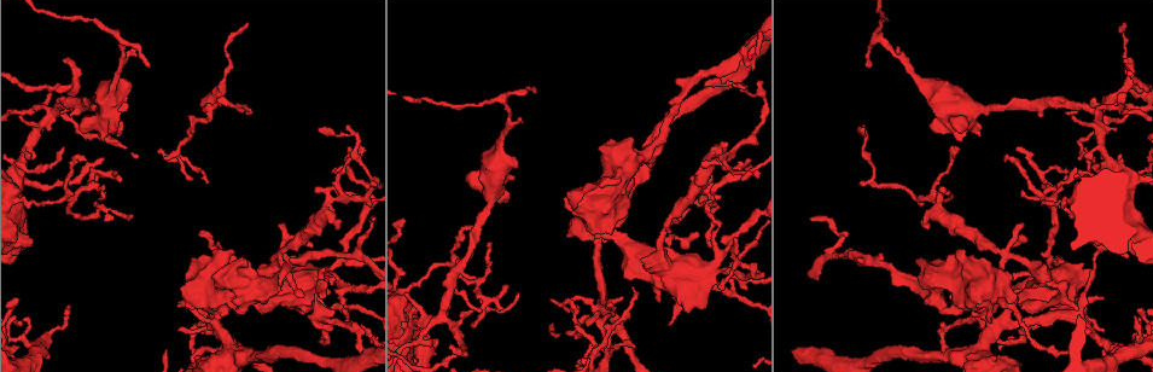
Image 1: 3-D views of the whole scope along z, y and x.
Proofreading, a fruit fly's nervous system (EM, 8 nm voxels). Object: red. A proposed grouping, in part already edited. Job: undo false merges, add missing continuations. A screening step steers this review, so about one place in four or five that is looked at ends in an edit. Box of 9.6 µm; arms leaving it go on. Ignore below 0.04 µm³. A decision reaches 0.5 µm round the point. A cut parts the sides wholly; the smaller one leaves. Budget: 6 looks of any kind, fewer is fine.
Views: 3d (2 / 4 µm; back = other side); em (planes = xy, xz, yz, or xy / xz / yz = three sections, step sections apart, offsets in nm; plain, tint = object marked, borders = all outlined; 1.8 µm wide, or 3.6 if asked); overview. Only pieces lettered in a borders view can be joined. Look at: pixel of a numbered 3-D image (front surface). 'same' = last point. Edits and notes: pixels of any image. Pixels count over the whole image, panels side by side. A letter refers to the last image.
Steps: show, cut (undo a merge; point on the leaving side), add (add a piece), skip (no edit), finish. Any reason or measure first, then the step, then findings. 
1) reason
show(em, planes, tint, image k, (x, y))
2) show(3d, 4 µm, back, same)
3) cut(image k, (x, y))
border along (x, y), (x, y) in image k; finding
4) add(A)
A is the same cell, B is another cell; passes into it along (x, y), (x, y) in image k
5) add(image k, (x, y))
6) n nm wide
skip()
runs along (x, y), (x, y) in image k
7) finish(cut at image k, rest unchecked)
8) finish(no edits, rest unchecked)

three-way junction
show(em, planes, plain, image 1, (220, 325))

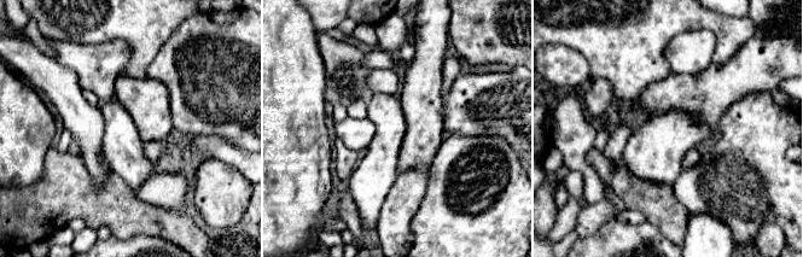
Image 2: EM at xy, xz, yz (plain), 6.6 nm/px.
show(em, planes, borders, same)

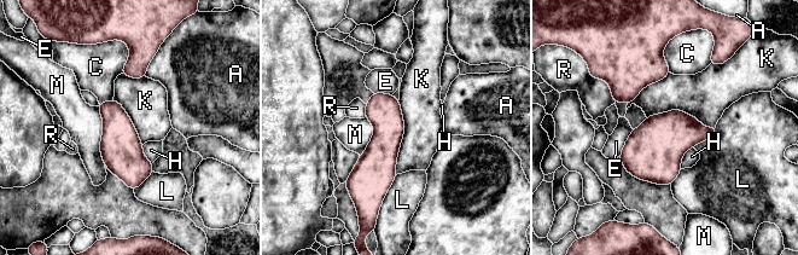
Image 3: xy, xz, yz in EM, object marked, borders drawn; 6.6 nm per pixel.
220 nm wide
skip()
A, C, E, H, K, L, M and R are other cells; border along (400, 99), (403, 137), (396, 174) in image 3; one neuron here

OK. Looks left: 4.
show(em, xz, step 8, tint, image 1, (320, 288))

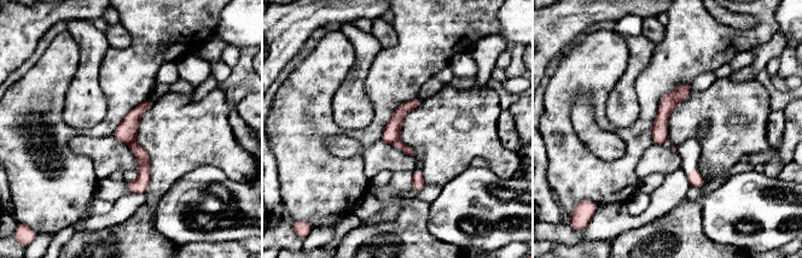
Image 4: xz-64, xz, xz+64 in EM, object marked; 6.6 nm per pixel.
cut it another way
show(em, planes, borders, same)

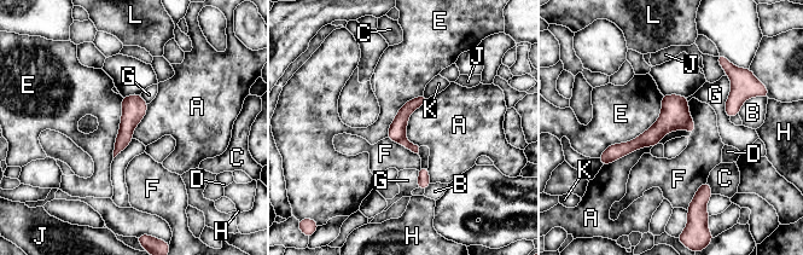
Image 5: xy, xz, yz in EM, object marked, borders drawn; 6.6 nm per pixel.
cut(image 5, (674, 116))
A, B, C, D, E, F, G, H, J, K and L are other cells; border along (690, 117), (687, 128) in image 5; a second neuron is stuck on

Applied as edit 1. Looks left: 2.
redraw
show(overview)

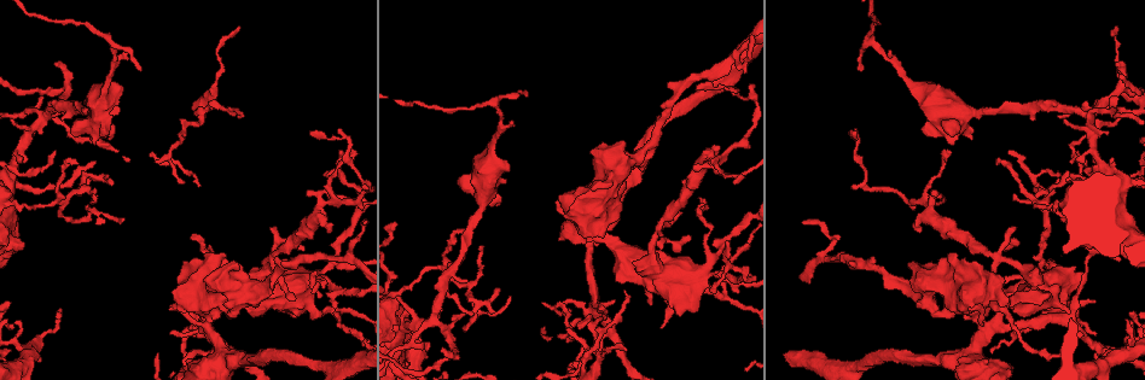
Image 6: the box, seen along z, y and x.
thin end
show(em, xy, step 8, borders, image 6, (354, 150))

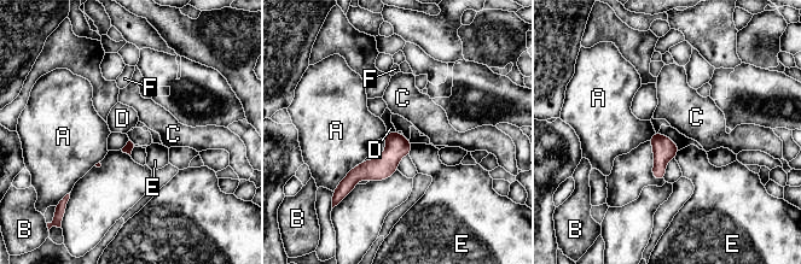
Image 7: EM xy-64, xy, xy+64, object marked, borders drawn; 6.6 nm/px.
skip()
A, B, C, D, E and F are other cells; runs along (408, 145), (377, 170), (344, 182) in image 7; none of them fits

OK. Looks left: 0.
finish(cut at image 5, rest unchecked)

